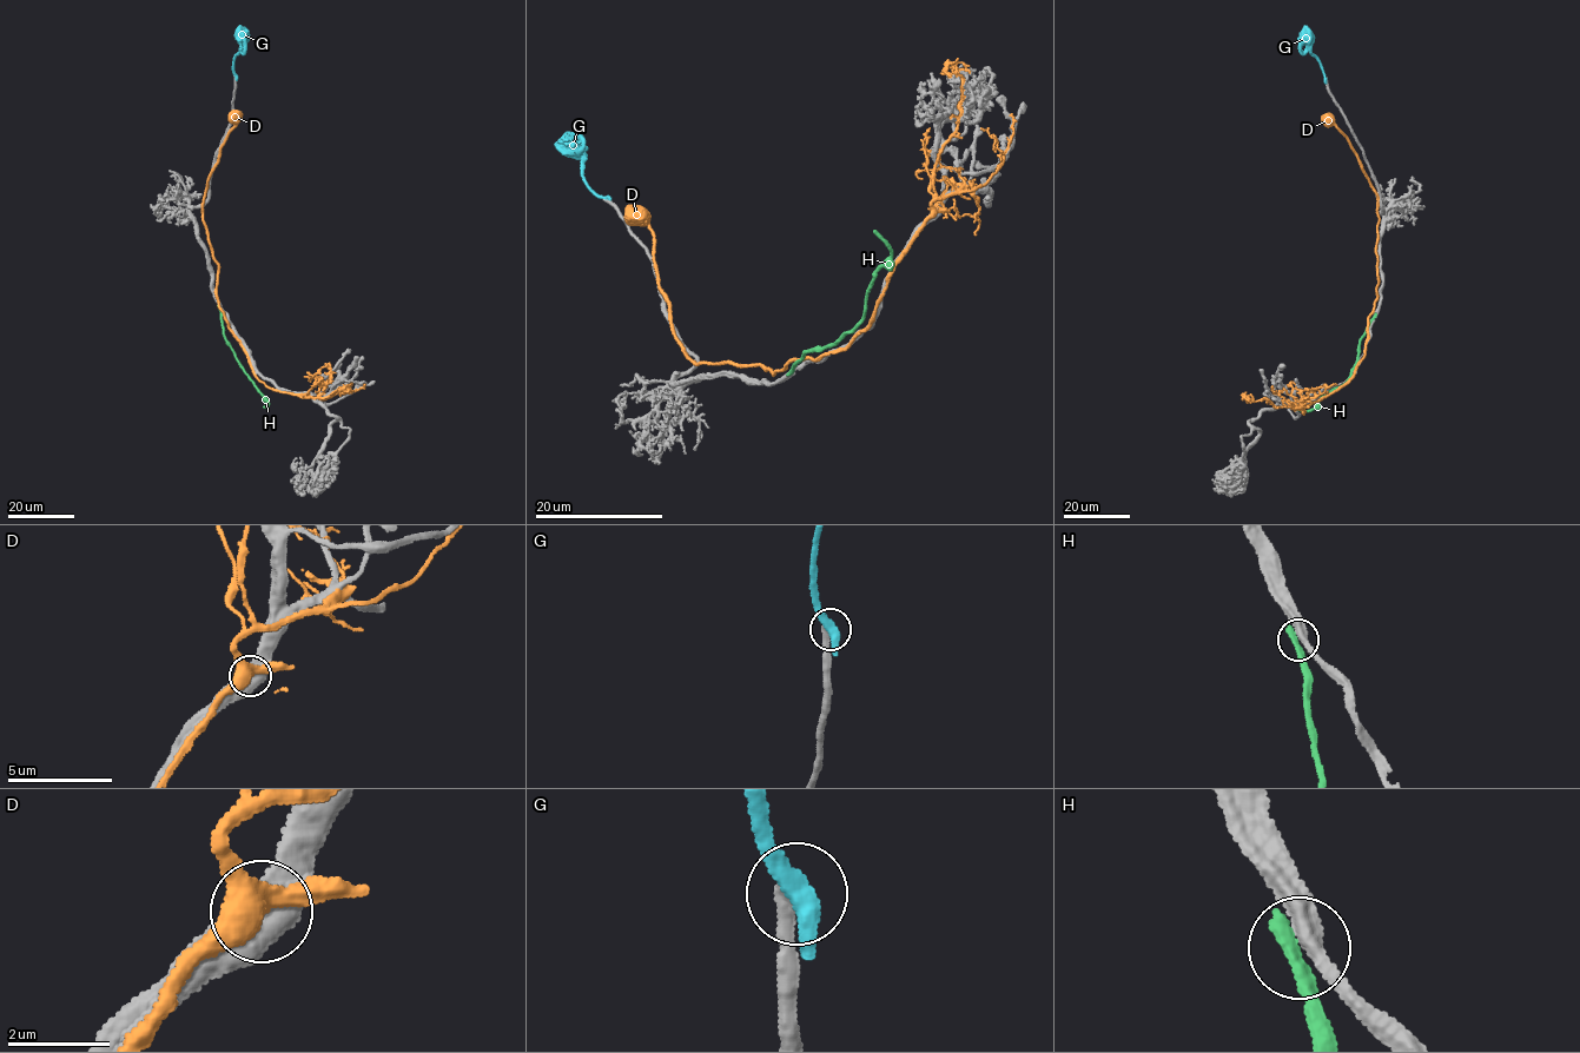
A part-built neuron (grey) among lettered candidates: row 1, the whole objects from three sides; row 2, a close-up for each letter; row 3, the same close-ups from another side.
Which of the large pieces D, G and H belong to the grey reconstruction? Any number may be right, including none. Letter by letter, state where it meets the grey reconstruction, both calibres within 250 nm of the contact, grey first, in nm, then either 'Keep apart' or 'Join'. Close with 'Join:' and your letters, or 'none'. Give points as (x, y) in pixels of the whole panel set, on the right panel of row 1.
D: Touches grey at (1307, 405). Thickness 600 nm (grey) against 360 nm. Keep apart
G: Touches grey at (1326, 79). Thickness 320 nm (grey) against 320 nm. Keep apart
H: Touches grey at (1375, 316). Thickness 400 nm (grey) against 380 nm. Keep apart
Join: none

